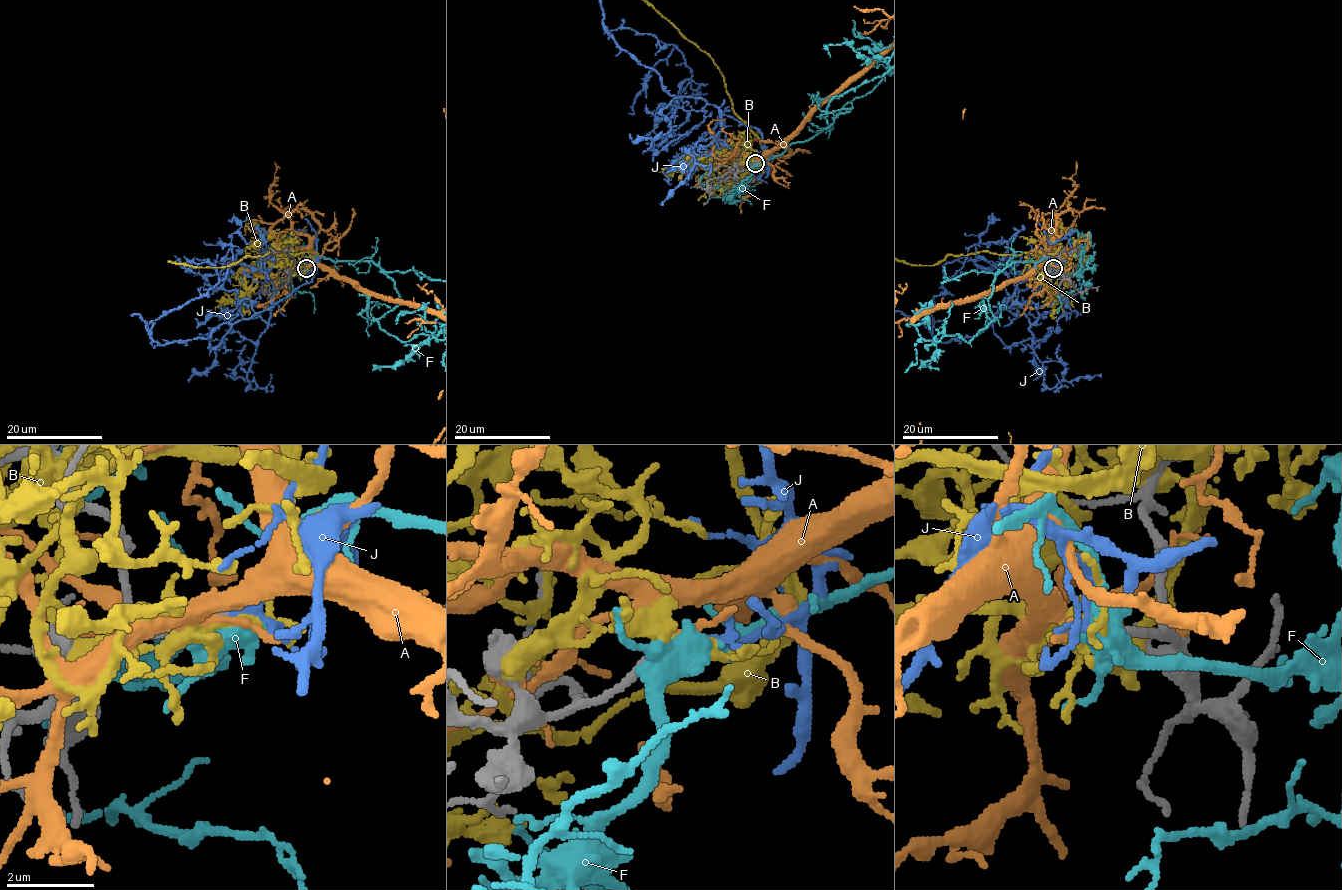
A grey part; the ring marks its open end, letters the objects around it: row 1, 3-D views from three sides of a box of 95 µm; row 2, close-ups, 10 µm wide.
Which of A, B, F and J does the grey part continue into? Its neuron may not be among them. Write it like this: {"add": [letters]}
{"add": ["J"]}

